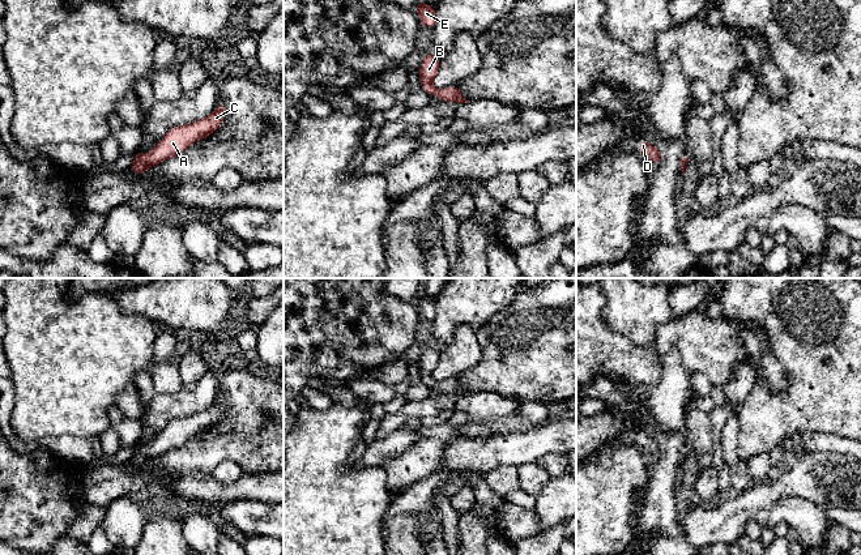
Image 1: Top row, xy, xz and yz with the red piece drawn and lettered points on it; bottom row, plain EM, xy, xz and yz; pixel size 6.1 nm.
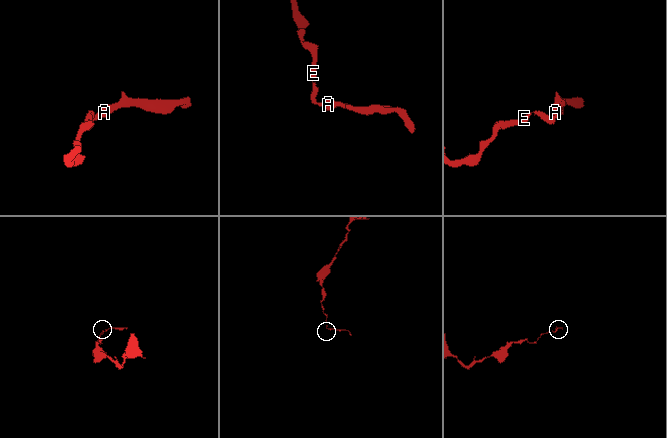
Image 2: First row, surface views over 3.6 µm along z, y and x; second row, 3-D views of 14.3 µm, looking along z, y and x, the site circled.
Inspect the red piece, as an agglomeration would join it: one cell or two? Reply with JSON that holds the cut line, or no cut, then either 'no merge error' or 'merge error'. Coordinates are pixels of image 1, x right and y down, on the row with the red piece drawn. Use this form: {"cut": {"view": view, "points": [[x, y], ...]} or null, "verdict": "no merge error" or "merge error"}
{"cut": null, "verdict": "no merge error"}

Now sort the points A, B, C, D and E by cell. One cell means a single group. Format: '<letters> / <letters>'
A B C D E

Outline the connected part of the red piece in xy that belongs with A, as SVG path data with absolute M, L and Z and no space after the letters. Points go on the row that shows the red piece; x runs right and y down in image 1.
M219 102L209 116L187 125L170 128L149 153L135 153L129 170L133 174L145 174L149 166L183 153L191 144L213 133L225 118L225 112L225 106Z

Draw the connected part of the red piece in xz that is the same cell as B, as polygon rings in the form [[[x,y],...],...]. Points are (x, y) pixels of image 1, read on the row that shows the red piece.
[[[426,55],[422,57],[422,63],[418,71],[421,87],[423,89],[425,93],[430,95],[436,95],[439,101],[468,103],[468,101],[464,99],[461,93],[459,91],[457,85],[442,90],[436,90],[434,87],[431,81],[438,72],[439,60],[440,59],[434,55]]]

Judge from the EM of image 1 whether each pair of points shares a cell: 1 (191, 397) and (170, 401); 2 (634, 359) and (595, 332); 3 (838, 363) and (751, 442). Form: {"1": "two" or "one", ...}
{"1": "one", "2": "one", "3": "one"}

